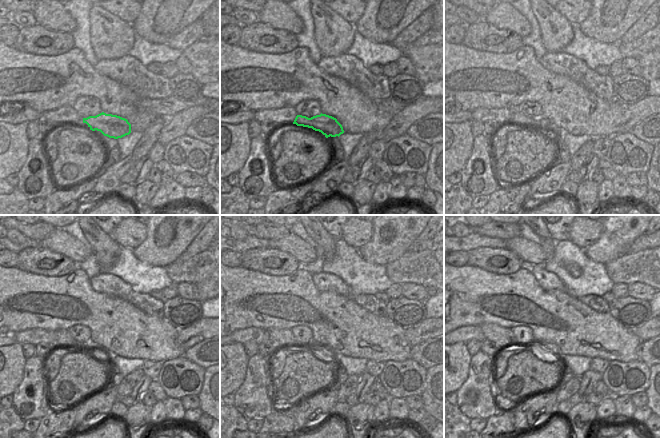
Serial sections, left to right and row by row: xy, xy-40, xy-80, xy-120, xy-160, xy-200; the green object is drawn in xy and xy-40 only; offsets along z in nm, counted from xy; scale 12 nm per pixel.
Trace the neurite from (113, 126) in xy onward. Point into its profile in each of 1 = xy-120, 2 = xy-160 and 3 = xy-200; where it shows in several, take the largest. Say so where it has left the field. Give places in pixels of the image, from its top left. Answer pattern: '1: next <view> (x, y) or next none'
1: next xy-120 (64, 339)
2: next xy-160 (281, 337)
3: next xy-200 (503, 337)

